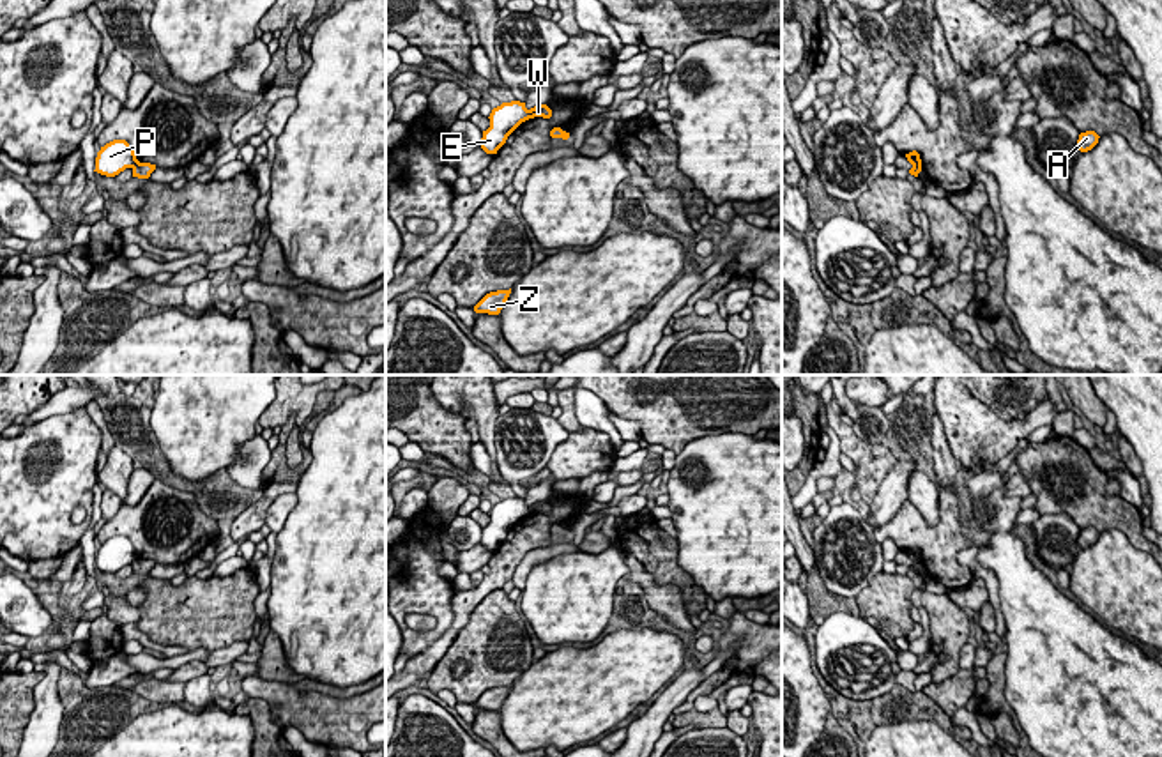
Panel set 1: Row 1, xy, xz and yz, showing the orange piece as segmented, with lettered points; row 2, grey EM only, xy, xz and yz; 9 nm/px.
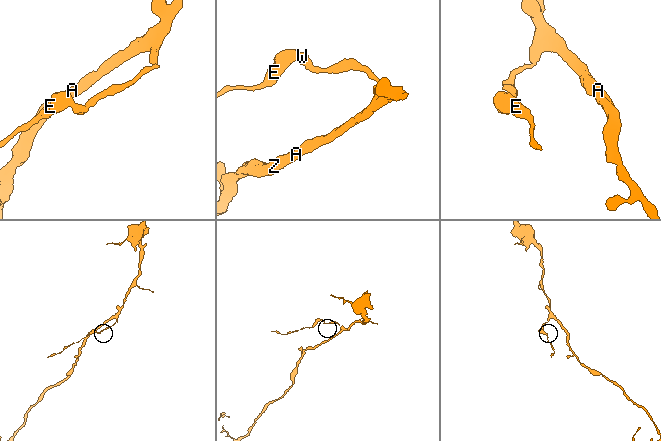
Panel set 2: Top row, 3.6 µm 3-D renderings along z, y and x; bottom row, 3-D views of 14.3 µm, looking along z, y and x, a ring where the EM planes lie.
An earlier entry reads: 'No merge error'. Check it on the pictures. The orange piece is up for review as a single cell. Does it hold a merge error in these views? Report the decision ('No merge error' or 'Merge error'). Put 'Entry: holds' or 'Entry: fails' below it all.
Merge error
Entry: fails

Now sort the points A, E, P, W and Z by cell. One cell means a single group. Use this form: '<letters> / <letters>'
A W Z / E P

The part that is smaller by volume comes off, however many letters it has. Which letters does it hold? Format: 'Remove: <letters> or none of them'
Remove: E, P

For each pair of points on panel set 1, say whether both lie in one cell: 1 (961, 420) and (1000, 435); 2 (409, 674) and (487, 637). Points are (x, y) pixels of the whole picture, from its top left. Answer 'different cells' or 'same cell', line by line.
1: same cell
2: different cells

